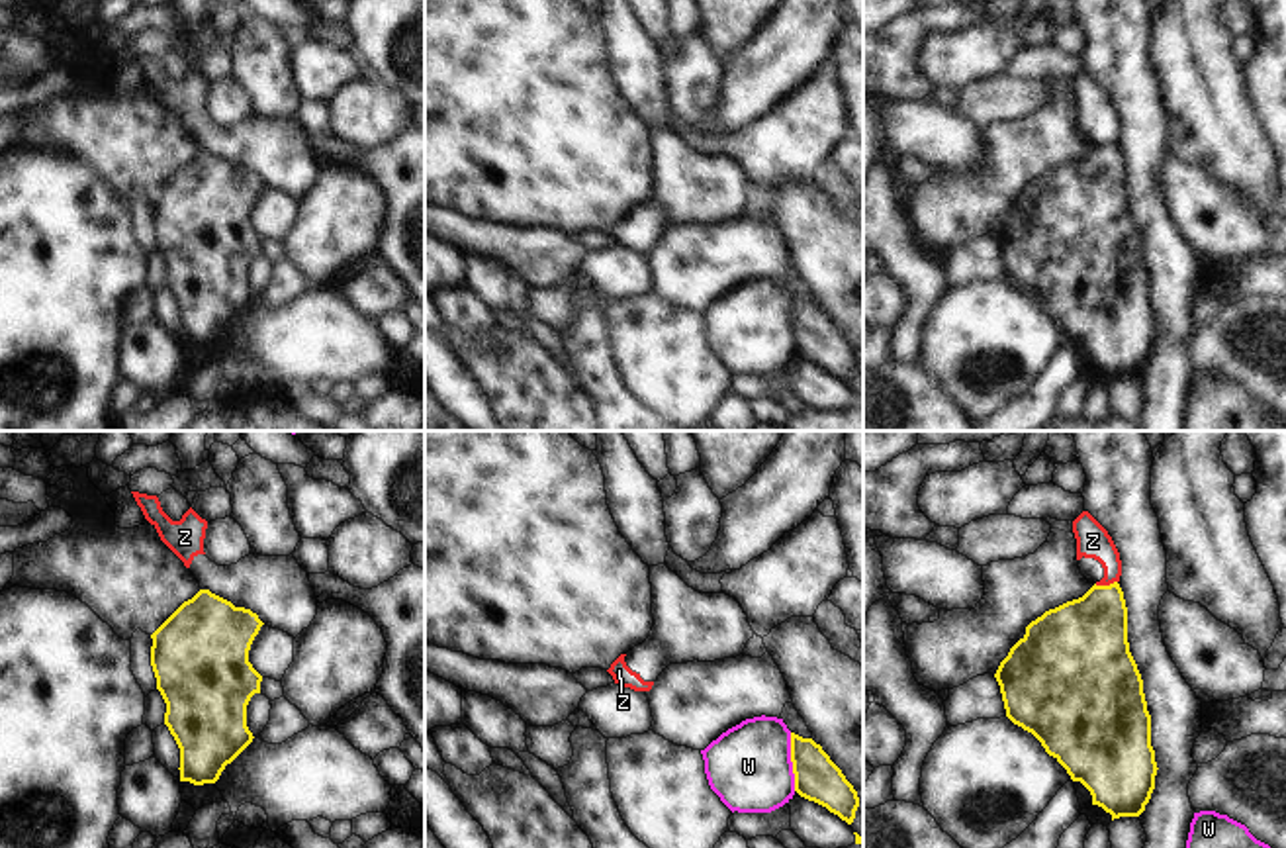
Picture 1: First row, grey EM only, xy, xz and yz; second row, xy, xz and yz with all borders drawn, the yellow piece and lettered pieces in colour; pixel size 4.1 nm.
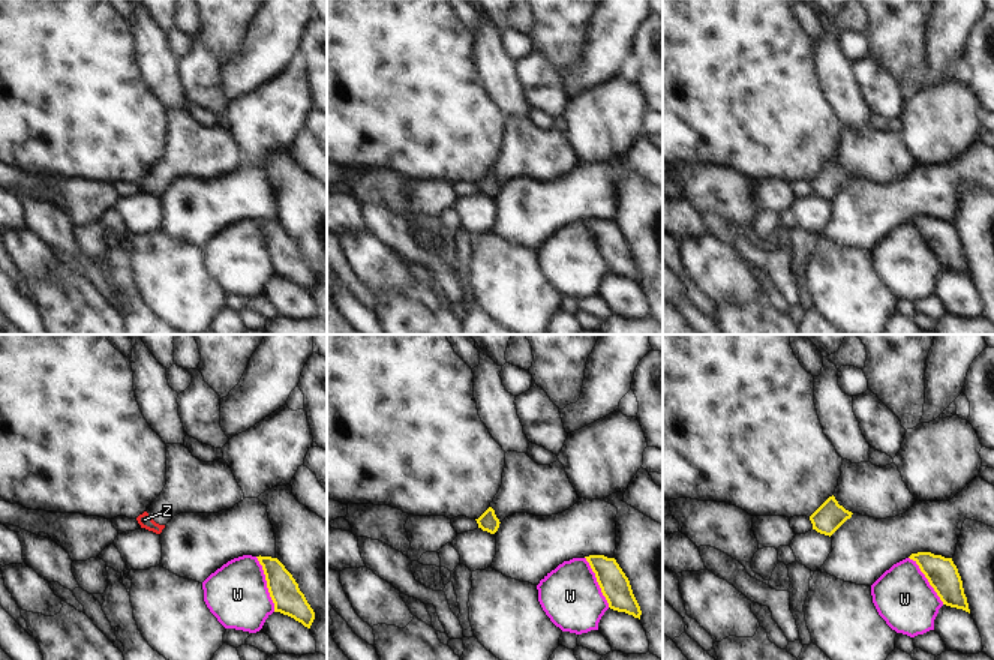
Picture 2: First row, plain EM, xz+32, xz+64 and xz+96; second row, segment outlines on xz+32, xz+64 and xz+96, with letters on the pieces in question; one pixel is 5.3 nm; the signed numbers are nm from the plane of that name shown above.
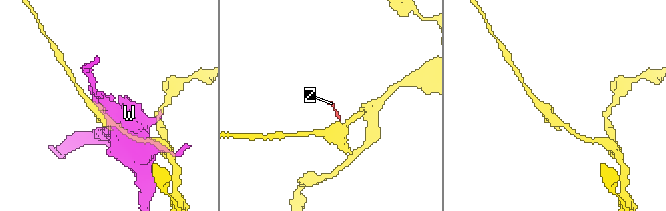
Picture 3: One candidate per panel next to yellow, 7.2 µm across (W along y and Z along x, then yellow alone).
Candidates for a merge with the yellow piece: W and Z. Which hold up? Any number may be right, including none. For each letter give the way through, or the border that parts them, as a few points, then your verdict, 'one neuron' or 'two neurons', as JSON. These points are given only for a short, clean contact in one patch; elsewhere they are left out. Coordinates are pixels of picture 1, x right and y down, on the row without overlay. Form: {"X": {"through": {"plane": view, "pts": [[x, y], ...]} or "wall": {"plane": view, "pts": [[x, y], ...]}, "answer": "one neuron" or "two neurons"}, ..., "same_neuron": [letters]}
{"W": {"answer": "two neurons"}, "Z": {"wall": {"plane": "yz", "pts": [[1116, 141], [1095, 145]]}, "answer": "two neurons"}, "same_neuron": []}

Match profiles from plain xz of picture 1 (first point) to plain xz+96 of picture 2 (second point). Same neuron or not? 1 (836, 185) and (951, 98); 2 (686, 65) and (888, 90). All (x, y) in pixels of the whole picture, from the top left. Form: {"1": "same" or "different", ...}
{"1": "different", "2": "same"}

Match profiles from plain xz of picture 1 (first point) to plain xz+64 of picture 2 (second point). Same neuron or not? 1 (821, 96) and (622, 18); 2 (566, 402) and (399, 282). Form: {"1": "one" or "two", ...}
{"1": "two", "2": "two"}

